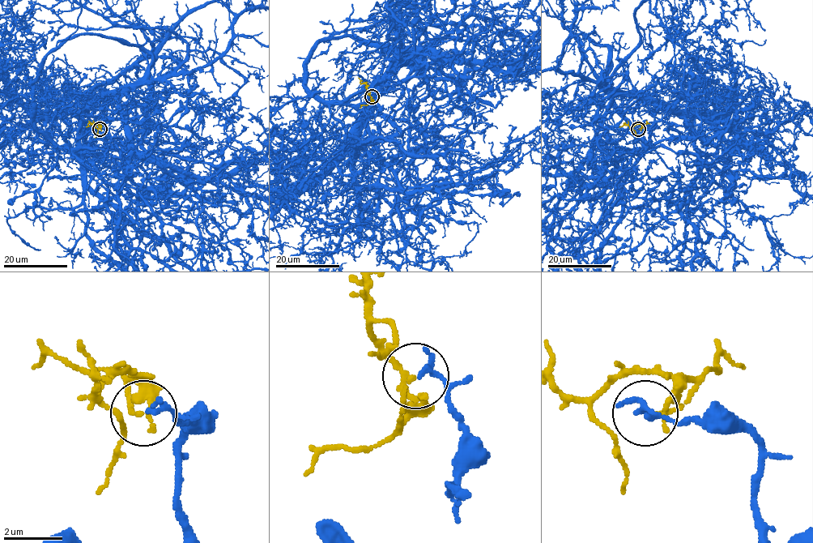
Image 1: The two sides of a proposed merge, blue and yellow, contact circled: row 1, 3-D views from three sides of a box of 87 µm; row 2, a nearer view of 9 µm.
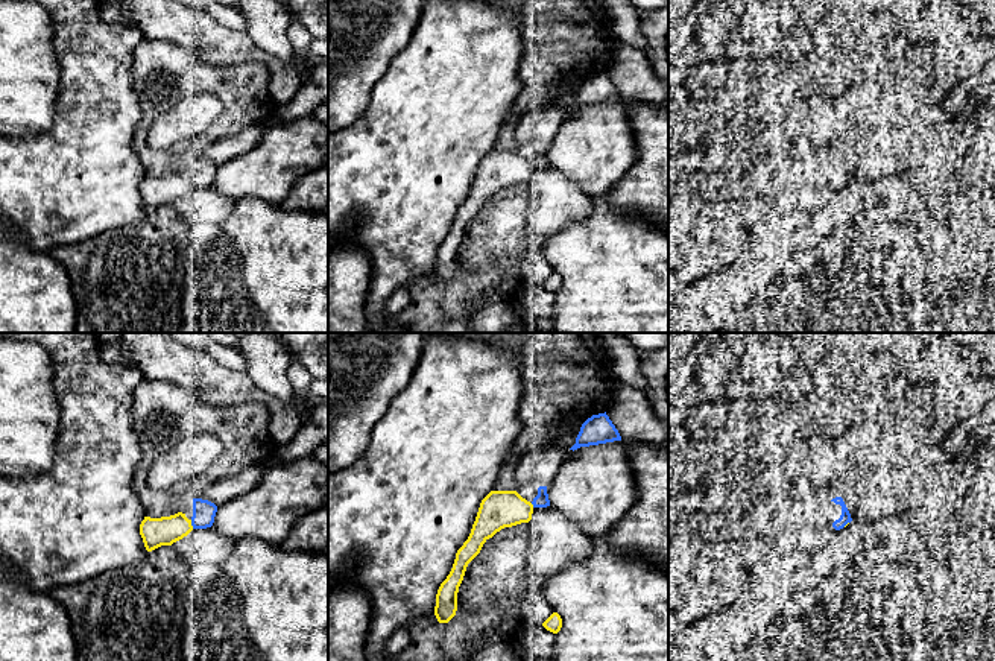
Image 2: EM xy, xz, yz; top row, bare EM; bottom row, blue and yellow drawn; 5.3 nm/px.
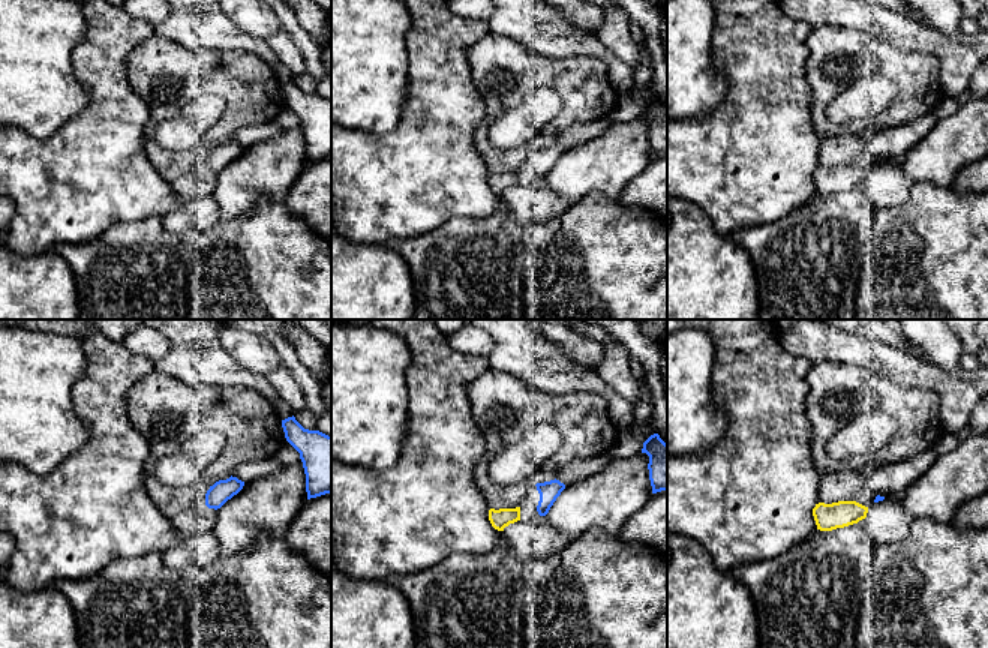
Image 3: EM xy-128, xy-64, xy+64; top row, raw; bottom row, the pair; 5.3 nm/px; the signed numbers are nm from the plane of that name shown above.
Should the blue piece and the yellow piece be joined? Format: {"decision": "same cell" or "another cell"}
{"decision": "another cell"}

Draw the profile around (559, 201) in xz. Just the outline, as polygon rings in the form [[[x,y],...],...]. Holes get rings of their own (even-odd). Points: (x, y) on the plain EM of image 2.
[[[551,164],[533,167],[530,182],[536,196],[529,208],[529,240],[535,236],[550,237],[592,213],[591,196]]]

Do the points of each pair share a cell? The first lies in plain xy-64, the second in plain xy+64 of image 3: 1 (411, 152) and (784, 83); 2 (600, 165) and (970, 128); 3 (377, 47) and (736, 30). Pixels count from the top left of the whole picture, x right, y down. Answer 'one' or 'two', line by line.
1: one
2: one
3: two

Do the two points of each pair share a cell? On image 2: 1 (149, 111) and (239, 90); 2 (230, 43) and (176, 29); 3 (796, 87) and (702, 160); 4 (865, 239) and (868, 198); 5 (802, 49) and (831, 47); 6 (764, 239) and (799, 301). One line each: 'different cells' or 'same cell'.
1: same cell
2: same cell
3: same cell
4: same cell
5: different cells
6: different cells

